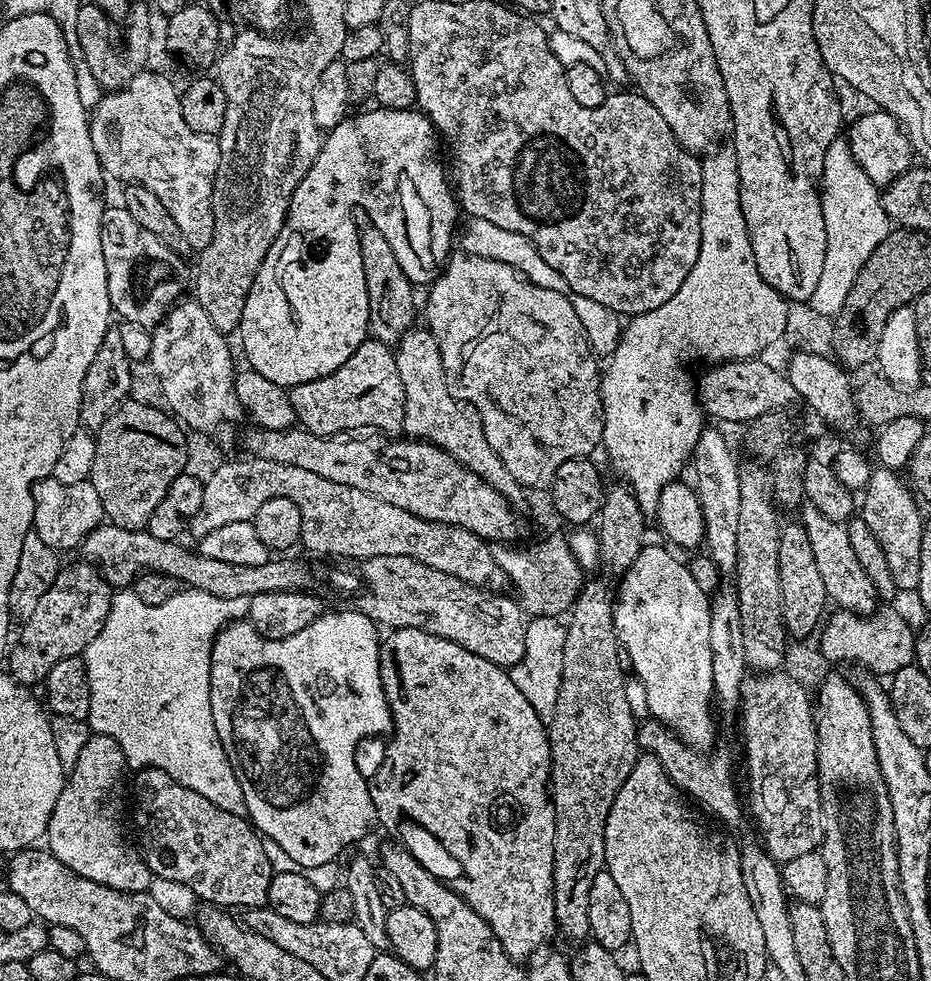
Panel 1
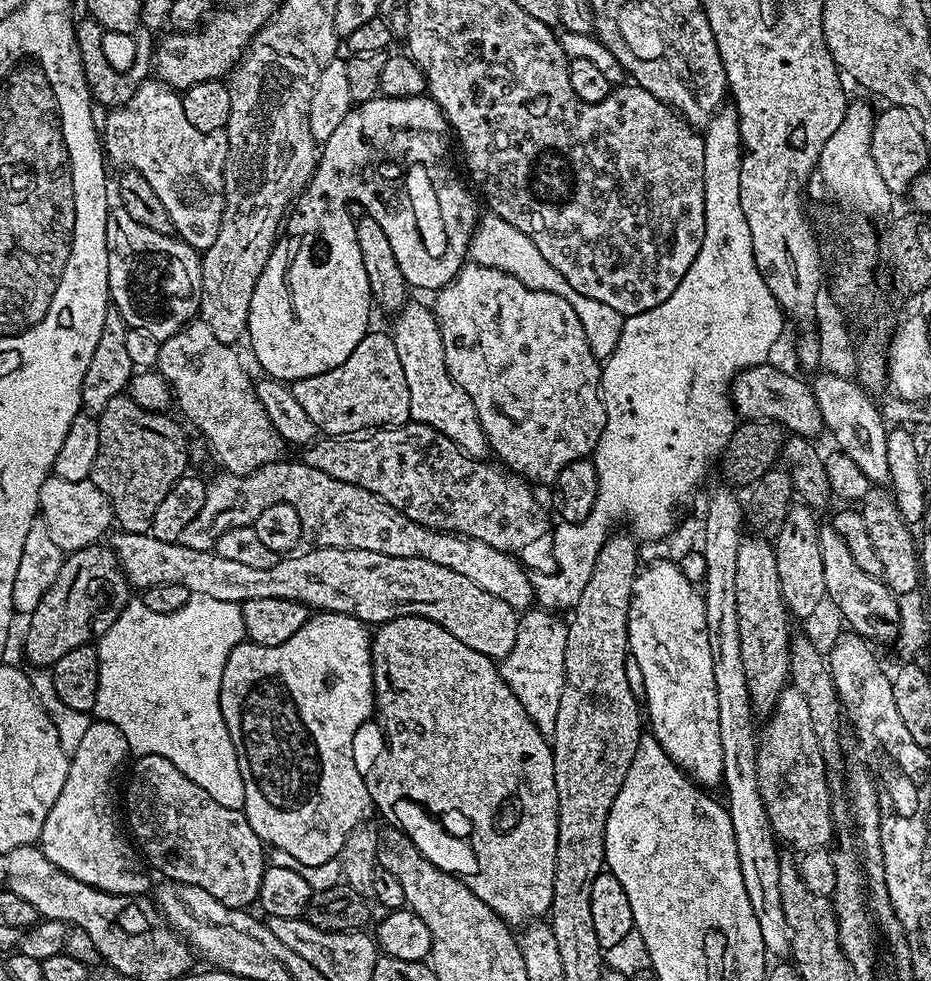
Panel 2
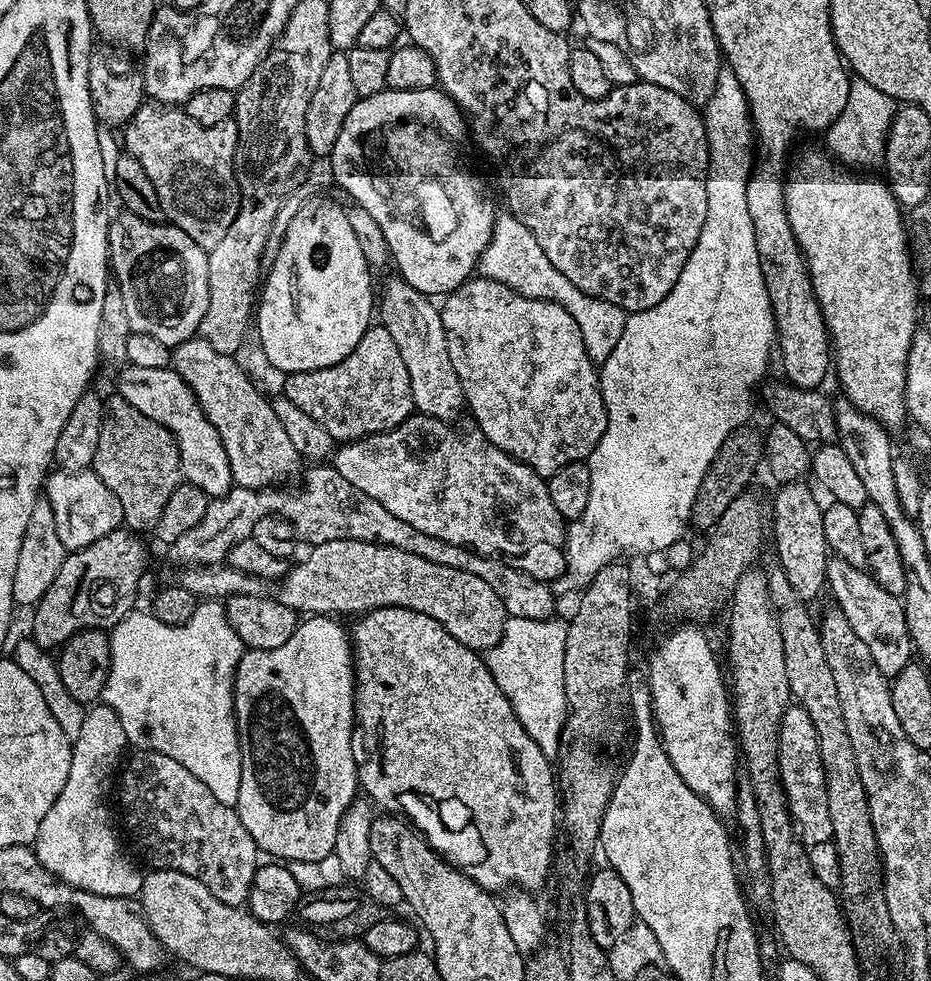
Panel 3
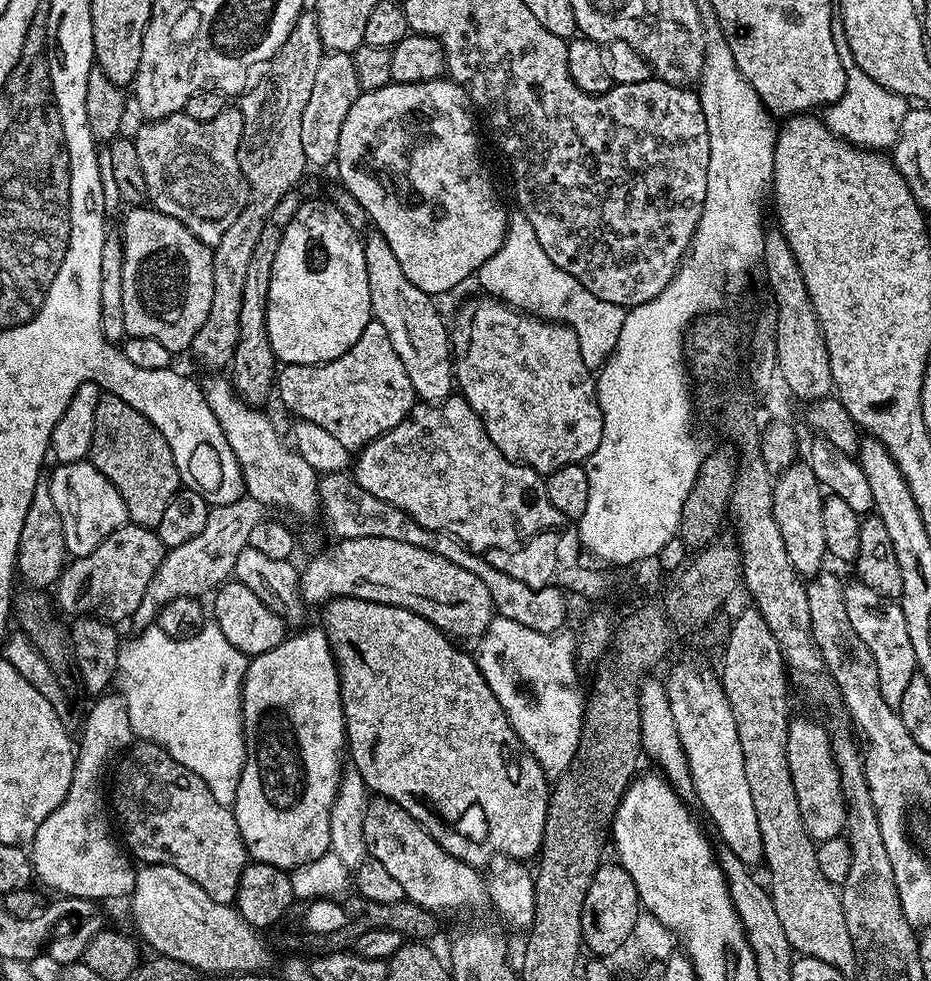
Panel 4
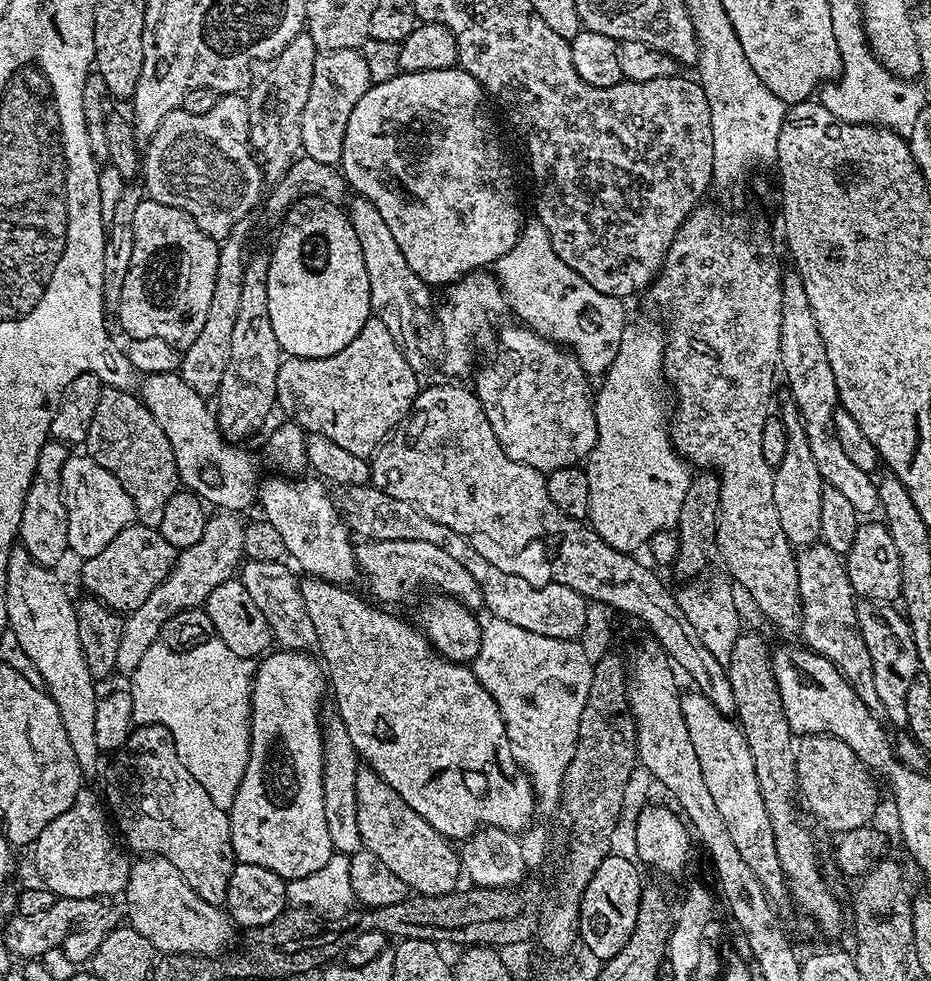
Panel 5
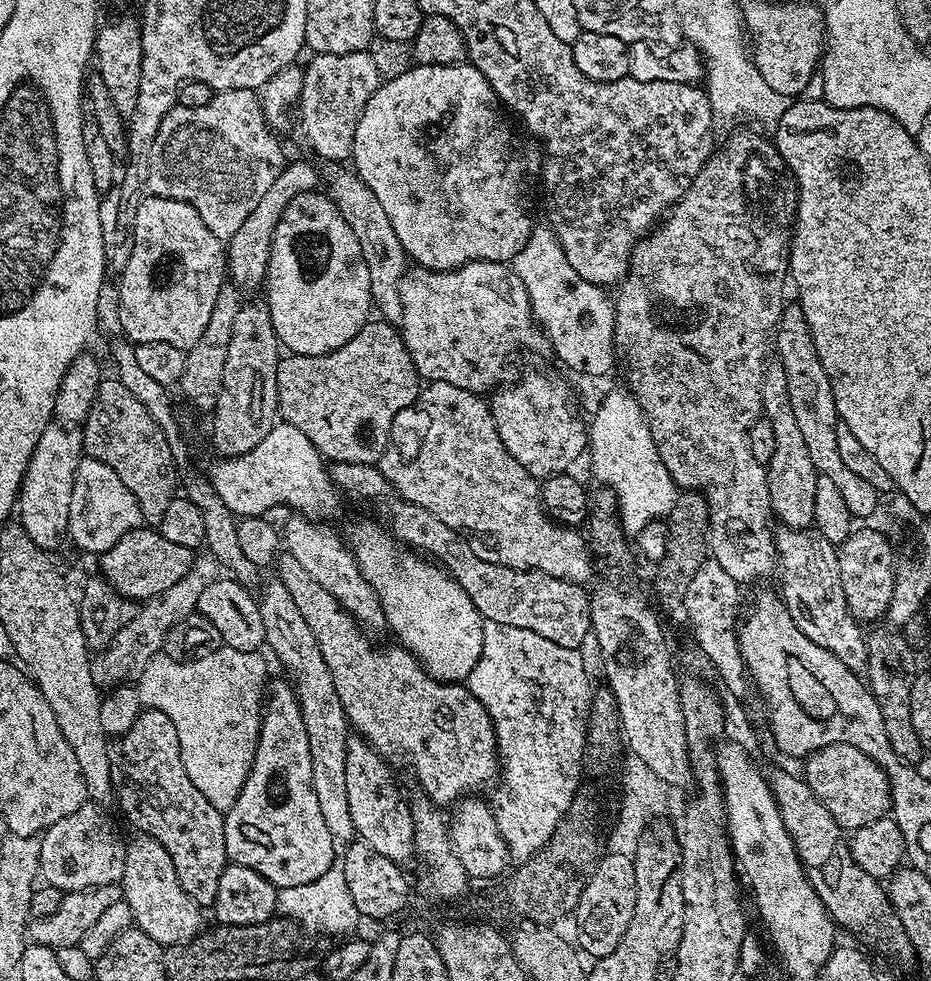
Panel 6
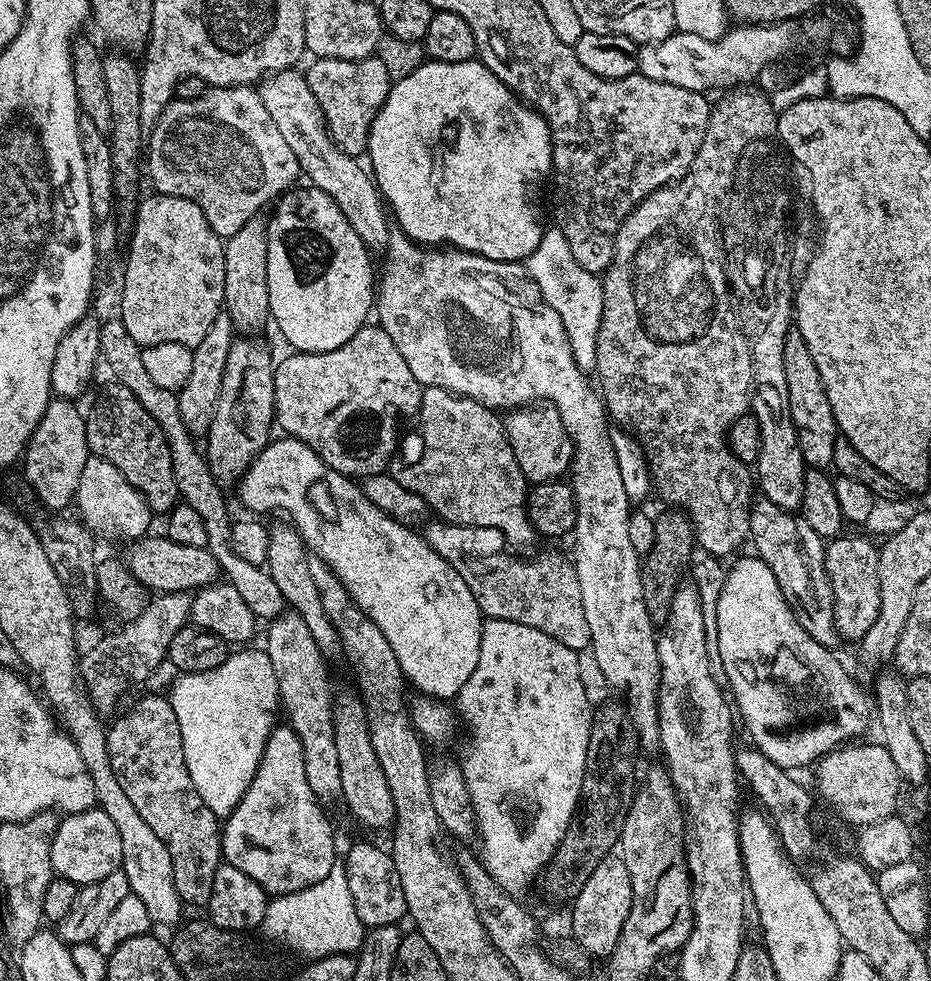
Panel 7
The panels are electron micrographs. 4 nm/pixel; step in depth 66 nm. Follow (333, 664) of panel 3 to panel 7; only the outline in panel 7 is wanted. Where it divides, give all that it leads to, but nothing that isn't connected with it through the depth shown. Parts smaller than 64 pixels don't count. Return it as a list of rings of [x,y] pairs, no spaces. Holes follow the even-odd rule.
[[[291,726],[283,727],[273,727],[258,770],[242,802],[223,821],[220,838],[223,863],[254,878],[272,896],[294,894],[322,882],[338,858],[327,811],[306,782],[302,742]]]

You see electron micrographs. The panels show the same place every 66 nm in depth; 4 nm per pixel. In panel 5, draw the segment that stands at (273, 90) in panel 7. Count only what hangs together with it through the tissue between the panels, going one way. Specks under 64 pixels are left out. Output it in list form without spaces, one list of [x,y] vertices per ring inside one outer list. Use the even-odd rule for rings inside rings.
[[[356,198],[347,205],[346,211],[354,226],[354,234],[358,234],[358,246],[362,246],[366,278],[370,278],[372,316],[381,320],[386,330],[394,334],[394,342],[398,342],[412,369],[417,374],[423,373],[423,368],[428,368],[435,360],[437,363],[441,359],[444,346],[443,333],[434,323],[433,313],[424,309],[425,289],[410,266],[406,266],[406,257],[402,250],[398,250],[398,242],[394,242],[382,214],[378,214],[378,206],[374,206],[369,200]]]

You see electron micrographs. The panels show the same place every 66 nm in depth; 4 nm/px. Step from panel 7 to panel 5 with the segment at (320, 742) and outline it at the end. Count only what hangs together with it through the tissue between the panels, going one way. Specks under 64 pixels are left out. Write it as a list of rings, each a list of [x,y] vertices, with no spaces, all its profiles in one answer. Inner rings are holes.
[[[248,560],[239,569],[238,578],[242,586],[246,586],[246,591],[258,606],[258,610],[262,610],[266,622],[270,622],[273,641],[281,649],[289,652],[311,653],[316,648],[316,631],[306,610],[306,602],[302,602],[297,573],[291,567],[288,569],[286,565],[284,560],[278,562]],[[335,714],[325,715],[322,720],[324,738],[324,765],[322,766],[322,810],[326,810],[326,828],[330,833],[333,851],[339,855],[352,855],[363,849],[358,829],[358,790],[354,790],[354,782],[358,782],[358,761],[354,742],[350,742],[350,734]]]

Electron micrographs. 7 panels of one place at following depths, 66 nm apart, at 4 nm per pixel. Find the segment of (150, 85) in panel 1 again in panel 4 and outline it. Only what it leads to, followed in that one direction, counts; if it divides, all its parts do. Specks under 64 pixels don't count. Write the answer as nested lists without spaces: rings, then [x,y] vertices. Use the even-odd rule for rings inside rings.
[[[224,107],[222,114],[210,122],[198,122],[189,116],[177,114],[141,125],[134,133],[134,139],[138,146],[138,158],[142,161],[142,171],[146,173],[151,207],[157,208],[162,214],[170,214],[170,218],[178,218],[178,222],[185,224],[190,234],[206,245],[215,246],[248,205],[248,183],[238,162],[238,146],[244,125],[239,107]]]

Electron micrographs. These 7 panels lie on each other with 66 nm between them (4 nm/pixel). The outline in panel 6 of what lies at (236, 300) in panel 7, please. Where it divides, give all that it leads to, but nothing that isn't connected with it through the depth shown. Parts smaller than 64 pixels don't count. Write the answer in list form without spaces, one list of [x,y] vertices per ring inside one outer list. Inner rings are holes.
[[[296,160],[285,163],[278,178],[274,178],[270,190],[266,190],[266,195],[254,206],[254,211],[248,215],[246,222],[238,226],[233,236],[226,241],[226,272],[231,283],[240,289],[241,293],[248,294],[255,288],[263,289],[268,278],[268,263],[270,262],[270,238],[290,202],[298,198],[300,192],[311,192],[321,183],[322,176],[312,164],[307,164],[304,160]]]

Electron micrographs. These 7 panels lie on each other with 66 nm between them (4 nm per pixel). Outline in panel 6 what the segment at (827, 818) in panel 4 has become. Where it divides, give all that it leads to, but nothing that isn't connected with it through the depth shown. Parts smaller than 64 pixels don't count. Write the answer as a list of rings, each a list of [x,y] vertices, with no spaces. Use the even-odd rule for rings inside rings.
[[[831,744],[819,748],[807,757],[808,764],[802,771],[810,790],[830,810],[834,822],[838,822],[845,830],[855,830],[875,820],[889,815],[892,807],[892,791],[888,785],[888,776],[862,750],[854,750],[854,746]]]

